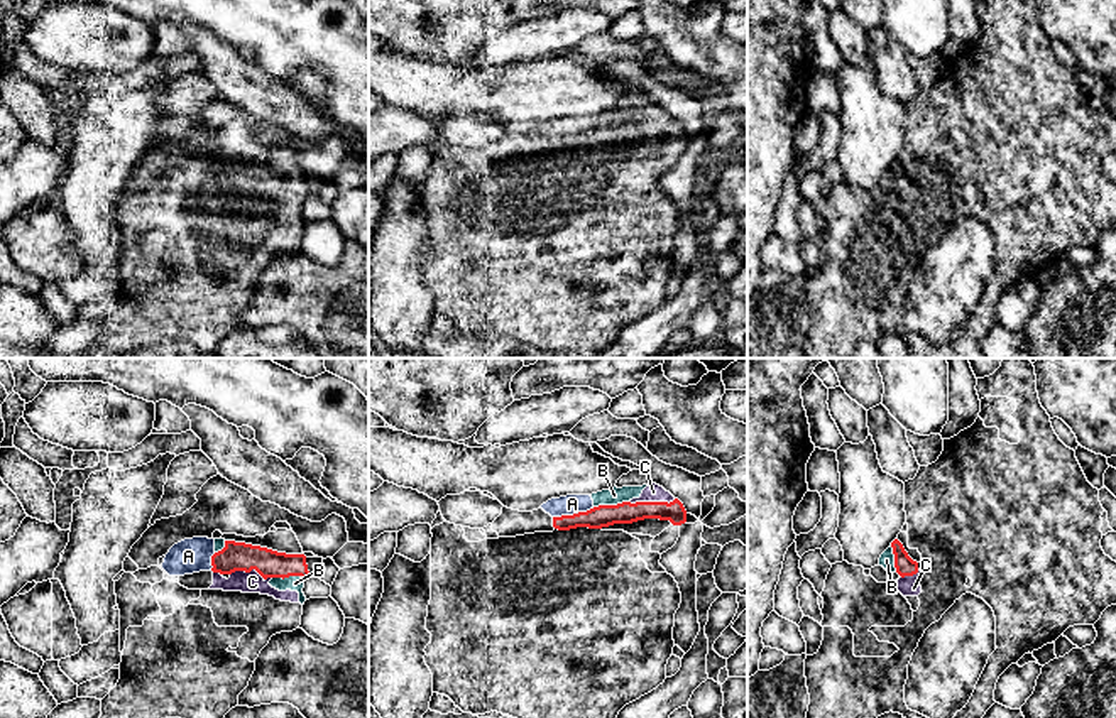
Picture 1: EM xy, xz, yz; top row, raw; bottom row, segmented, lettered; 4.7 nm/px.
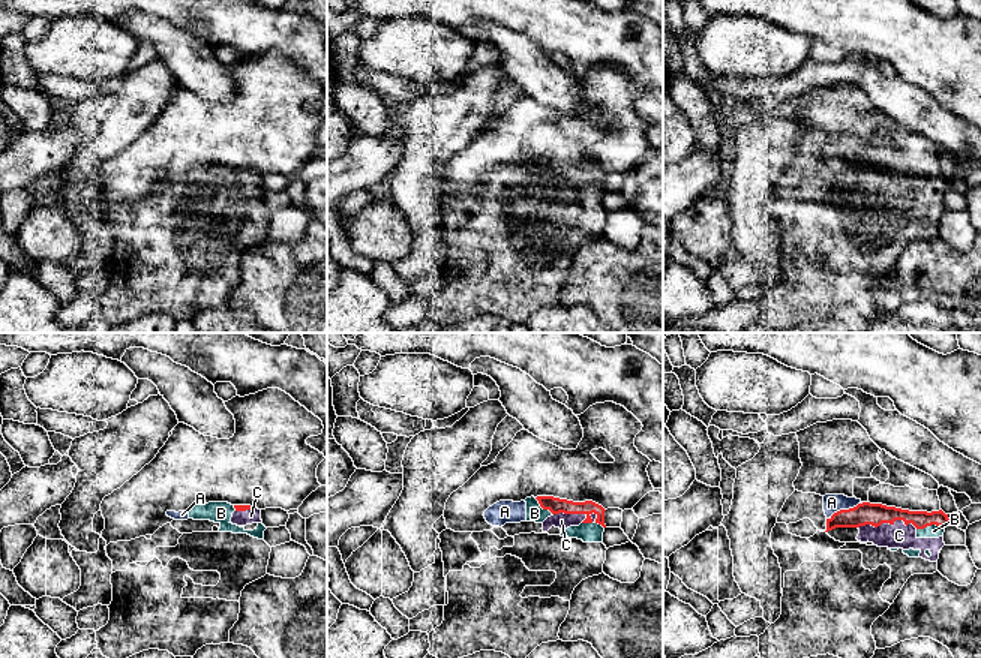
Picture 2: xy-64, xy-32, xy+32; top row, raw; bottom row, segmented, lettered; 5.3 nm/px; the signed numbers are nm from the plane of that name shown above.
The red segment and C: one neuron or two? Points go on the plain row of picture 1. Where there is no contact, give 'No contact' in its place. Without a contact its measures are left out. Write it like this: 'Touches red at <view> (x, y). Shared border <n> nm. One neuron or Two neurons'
Touches red at xz (651, 124). Shared border 220 nm. One neuron

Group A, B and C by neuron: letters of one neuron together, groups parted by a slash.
A B C

